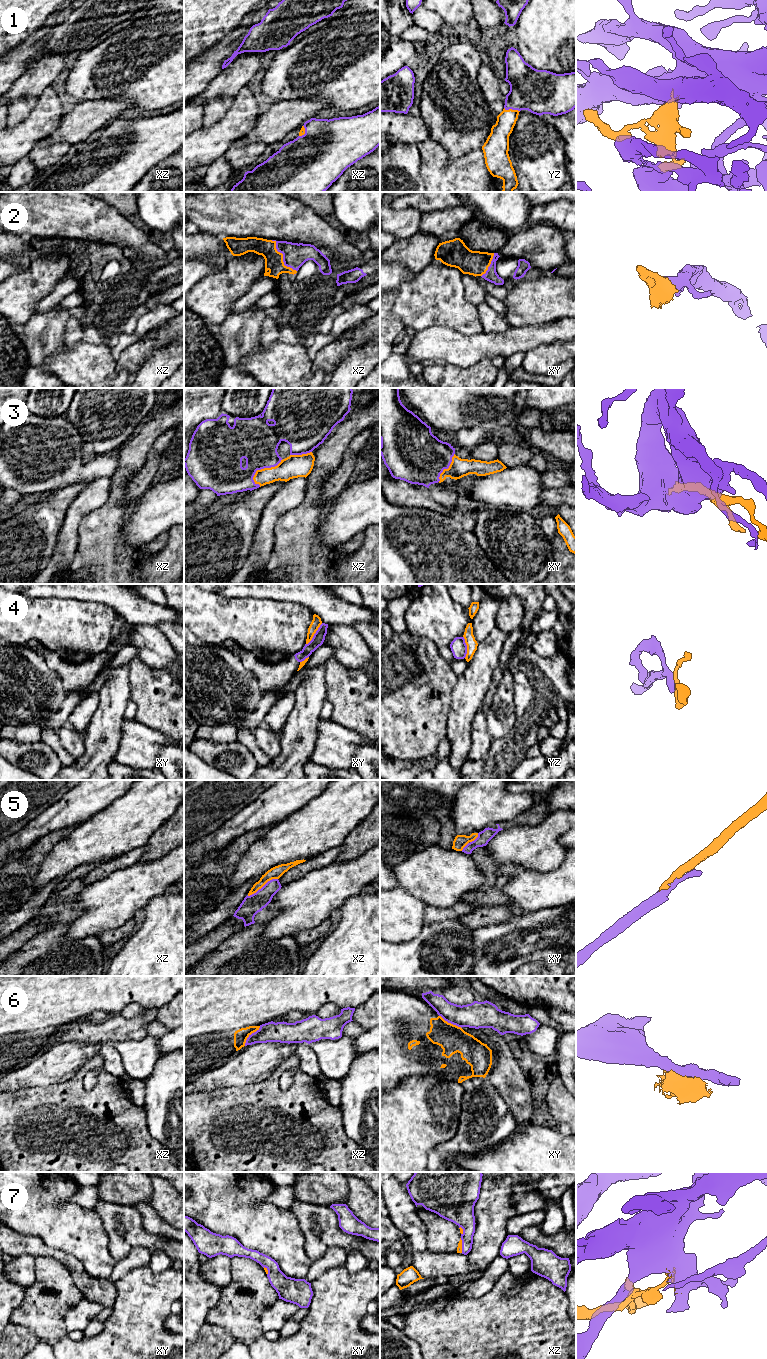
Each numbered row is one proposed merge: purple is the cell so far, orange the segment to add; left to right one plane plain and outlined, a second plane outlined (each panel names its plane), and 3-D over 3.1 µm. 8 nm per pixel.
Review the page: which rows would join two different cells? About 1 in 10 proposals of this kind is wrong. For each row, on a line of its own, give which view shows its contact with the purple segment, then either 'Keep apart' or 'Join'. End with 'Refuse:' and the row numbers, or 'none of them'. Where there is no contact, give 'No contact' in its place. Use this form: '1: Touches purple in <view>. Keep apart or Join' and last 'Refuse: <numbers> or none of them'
1: Touches purple in yz. Join
2: Touches purple in xz. Join
3: Touches purple in xz. Join
4: Touches purple in xy. Keep apart
5: Touches purple in xz. Keep apart
6: Touches purple in xz. Keep apart
7: Touches purple in xz. Join
Refuse: 4, 5, 6

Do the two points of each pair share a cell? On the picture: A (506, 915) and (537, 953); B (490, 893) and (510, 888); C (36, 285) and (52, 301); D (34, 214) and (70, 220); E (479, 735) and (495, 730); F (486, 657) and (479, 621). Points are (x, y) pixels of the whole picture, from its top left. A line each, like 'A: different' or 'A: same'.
A: different
B: different
C: different
D: same
E: different
F: different

